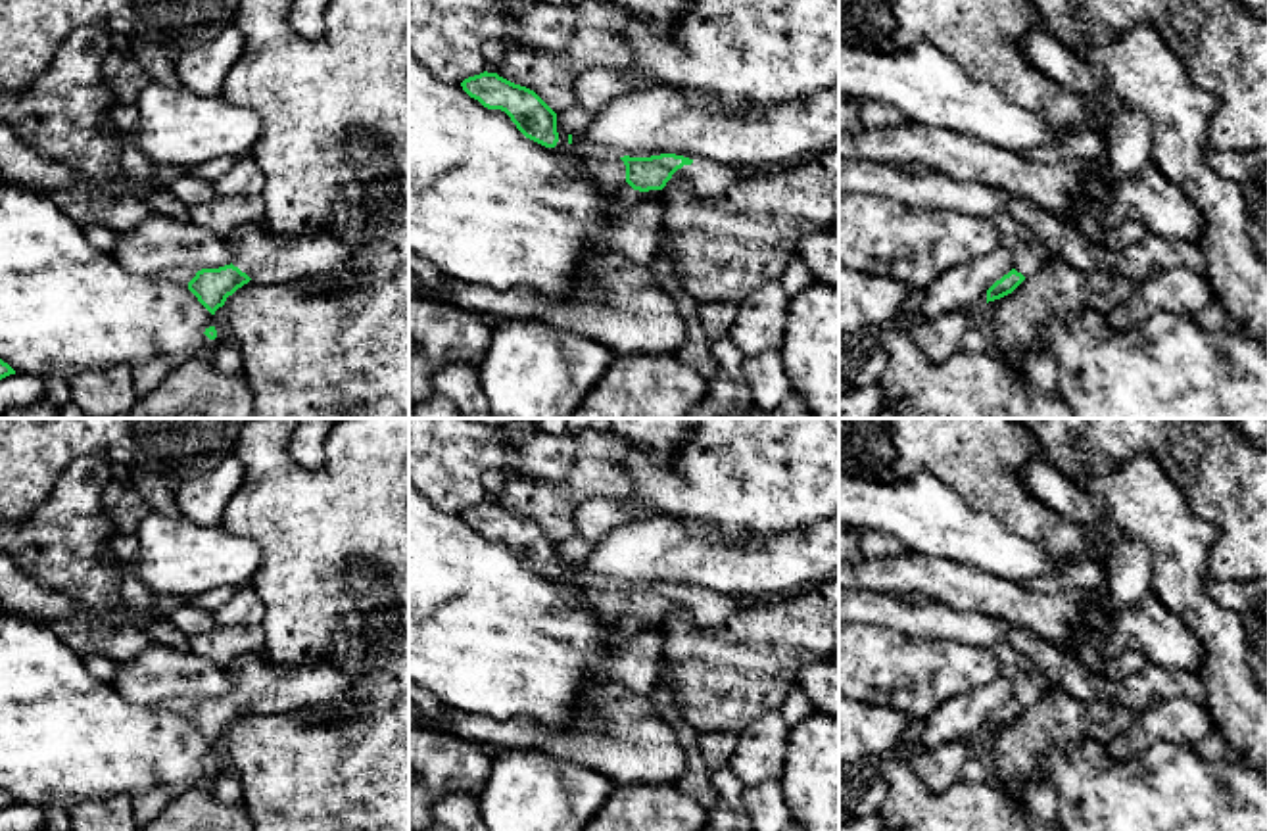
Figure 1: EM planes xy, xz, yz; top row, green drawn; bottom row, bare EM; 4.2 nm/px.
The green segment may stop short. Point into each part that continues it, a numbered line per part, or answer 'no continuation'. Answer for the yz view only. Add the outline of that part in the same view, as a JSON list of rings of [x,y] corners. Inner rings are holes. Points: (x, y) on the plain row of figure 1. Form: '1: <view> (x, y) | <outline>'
1: yz (1029, 688) | [[[1006,643],[991,647],[998,658],[1000,674],[1016,685],[1016,700],[1025,708],[1037,704],[1046,695],[1046,681],[1039,677],[1031,662]]]

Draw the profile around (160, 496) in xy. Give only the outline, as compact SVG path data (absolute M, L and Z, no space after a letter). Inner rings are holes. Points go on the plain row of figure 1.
M131 468L131 482L150 510L180 514L175 489L163 478L142 468Z

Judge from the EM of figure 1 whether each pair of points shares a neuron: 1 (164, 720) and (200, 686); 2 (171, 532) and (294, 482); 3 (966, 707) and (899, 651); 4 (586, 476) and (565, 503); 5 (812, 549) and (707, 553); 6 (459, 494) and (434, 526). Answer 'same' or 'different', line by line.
1: different
2: different
3: different
4: same
5: same
6: different

